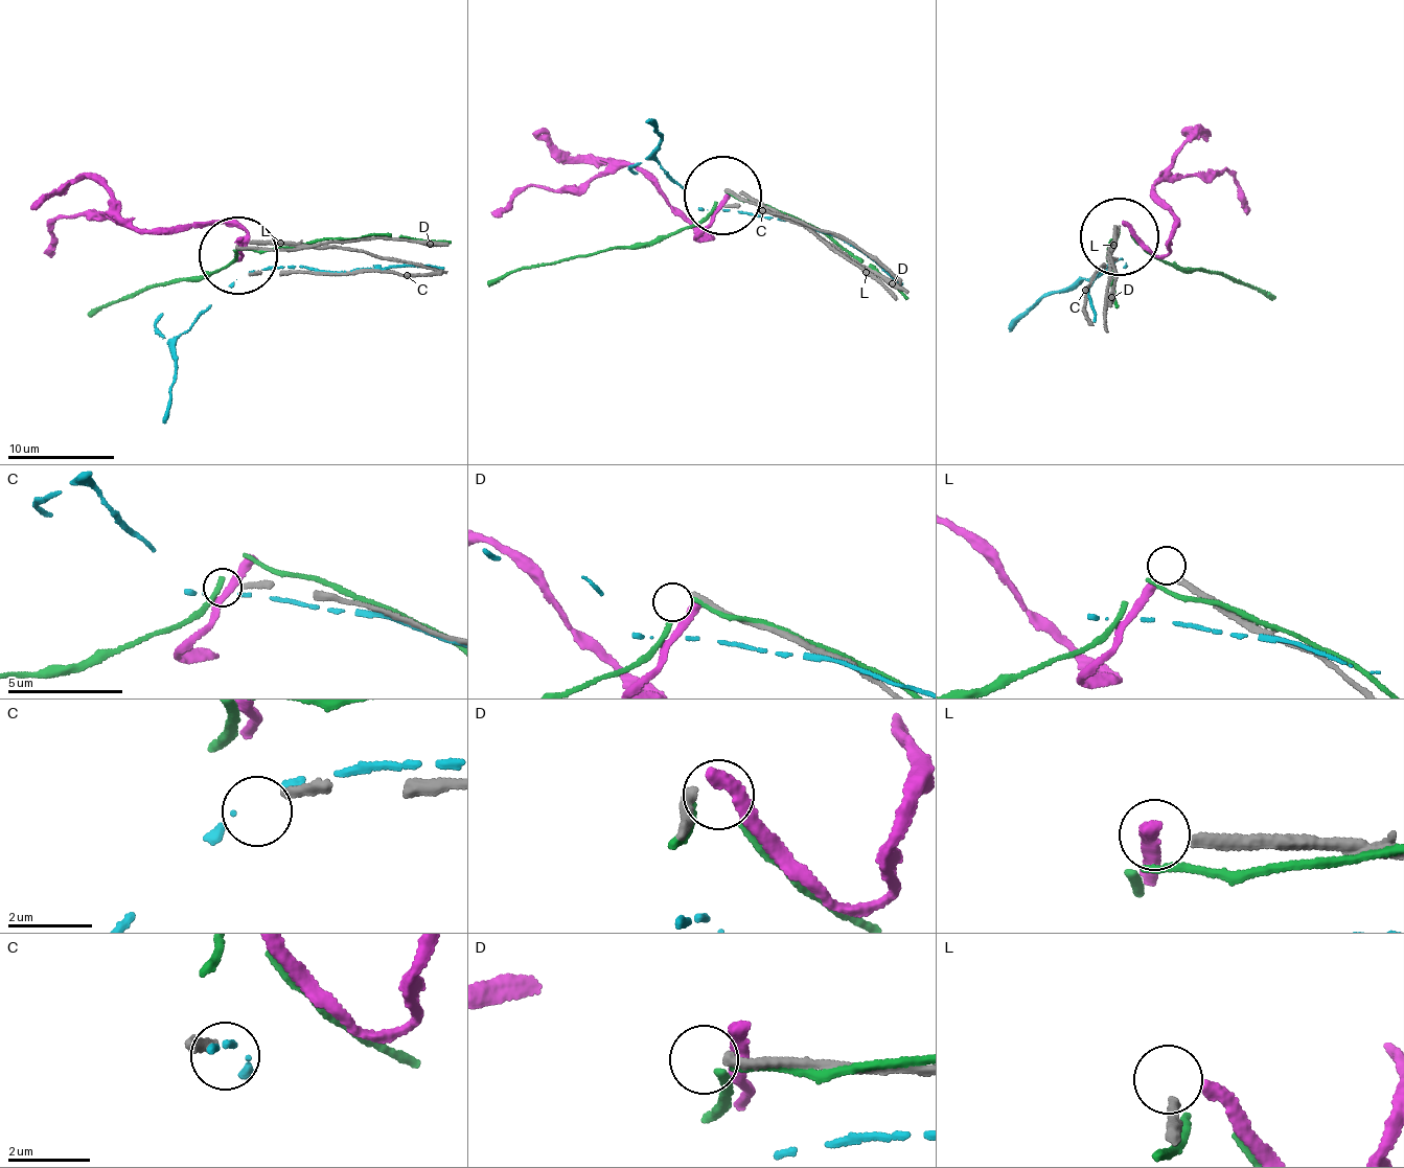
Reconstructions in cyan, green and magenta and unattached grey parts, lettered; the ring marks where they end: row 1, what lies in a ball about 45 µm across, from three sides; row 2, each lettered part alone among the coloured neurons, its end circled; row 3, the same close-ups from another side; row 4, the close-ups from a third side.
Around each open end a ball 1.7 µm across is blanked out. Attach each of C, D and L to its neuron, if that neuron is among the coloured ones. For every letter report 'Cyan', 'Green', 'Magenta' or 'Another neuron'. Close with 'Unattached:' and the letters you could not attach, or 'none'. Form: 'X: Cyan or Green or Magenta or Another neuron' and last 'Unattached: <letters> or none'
C: Another neuron
D: Another neuron
L: Magenta
Unattached: C, D

